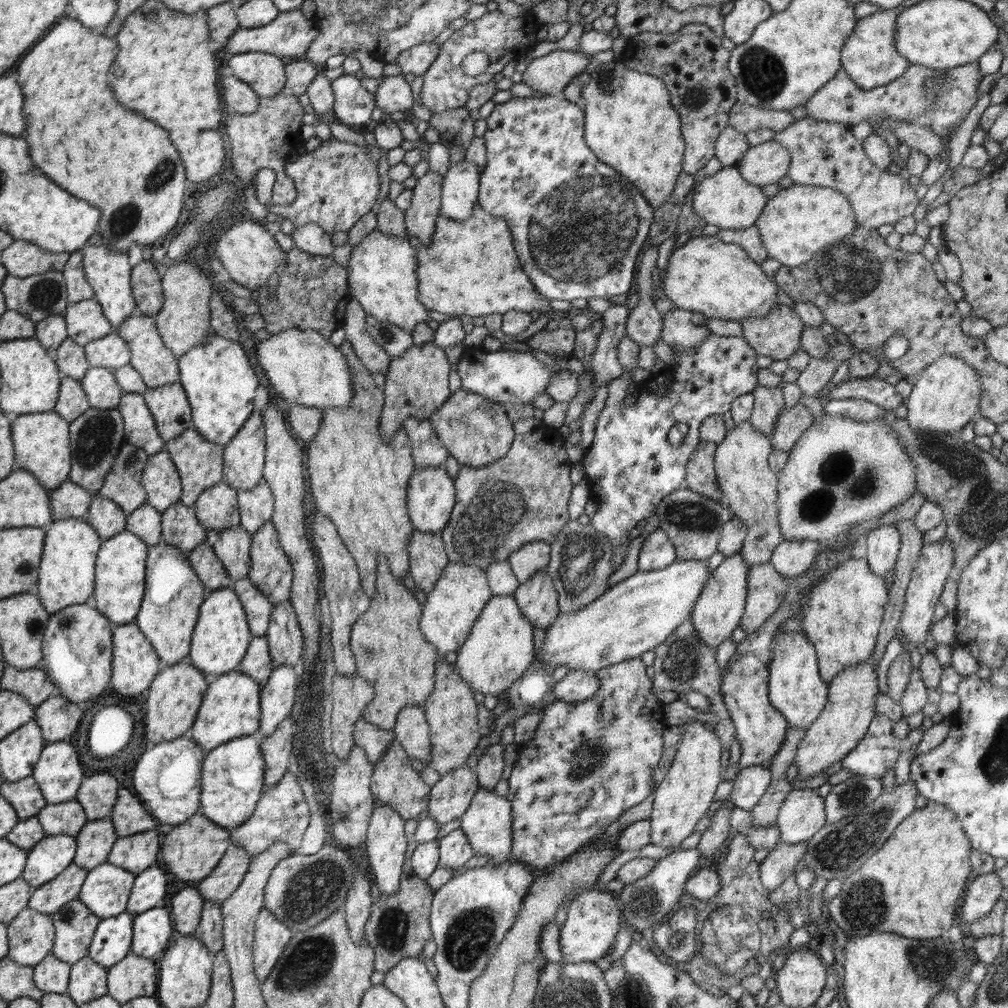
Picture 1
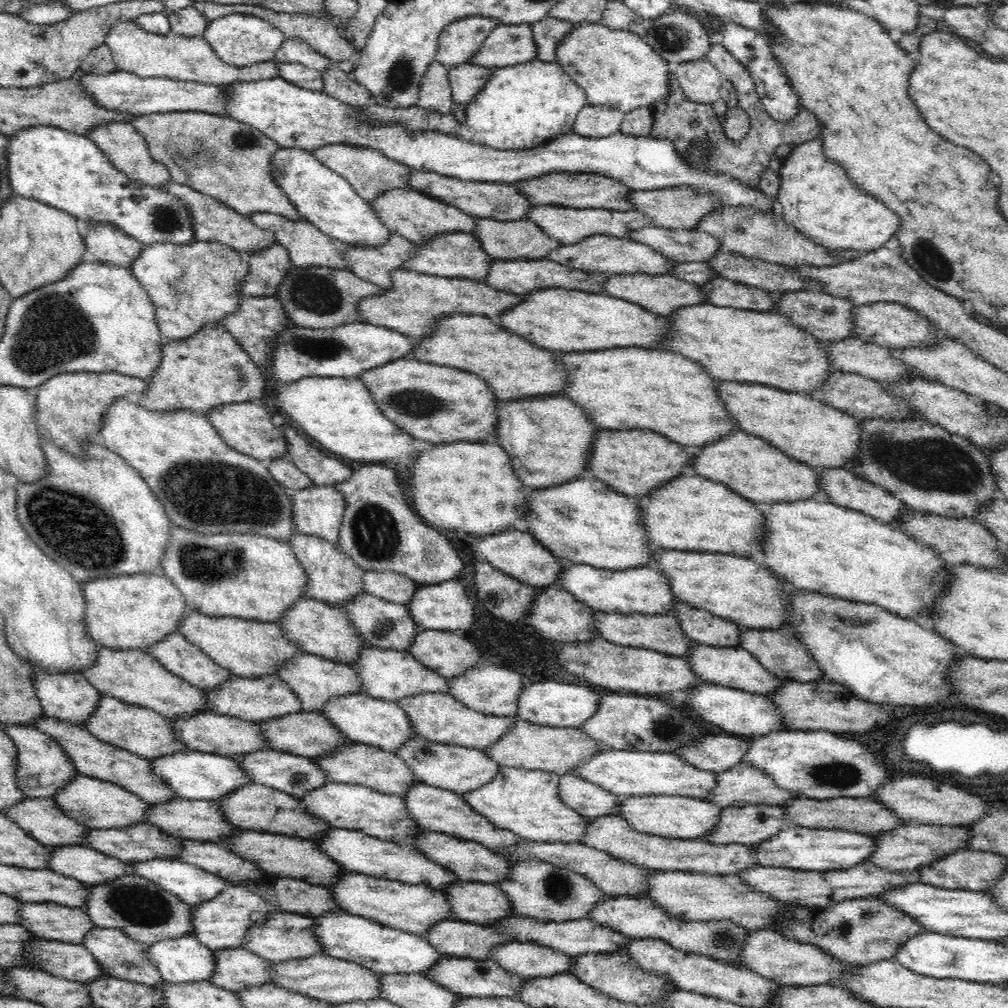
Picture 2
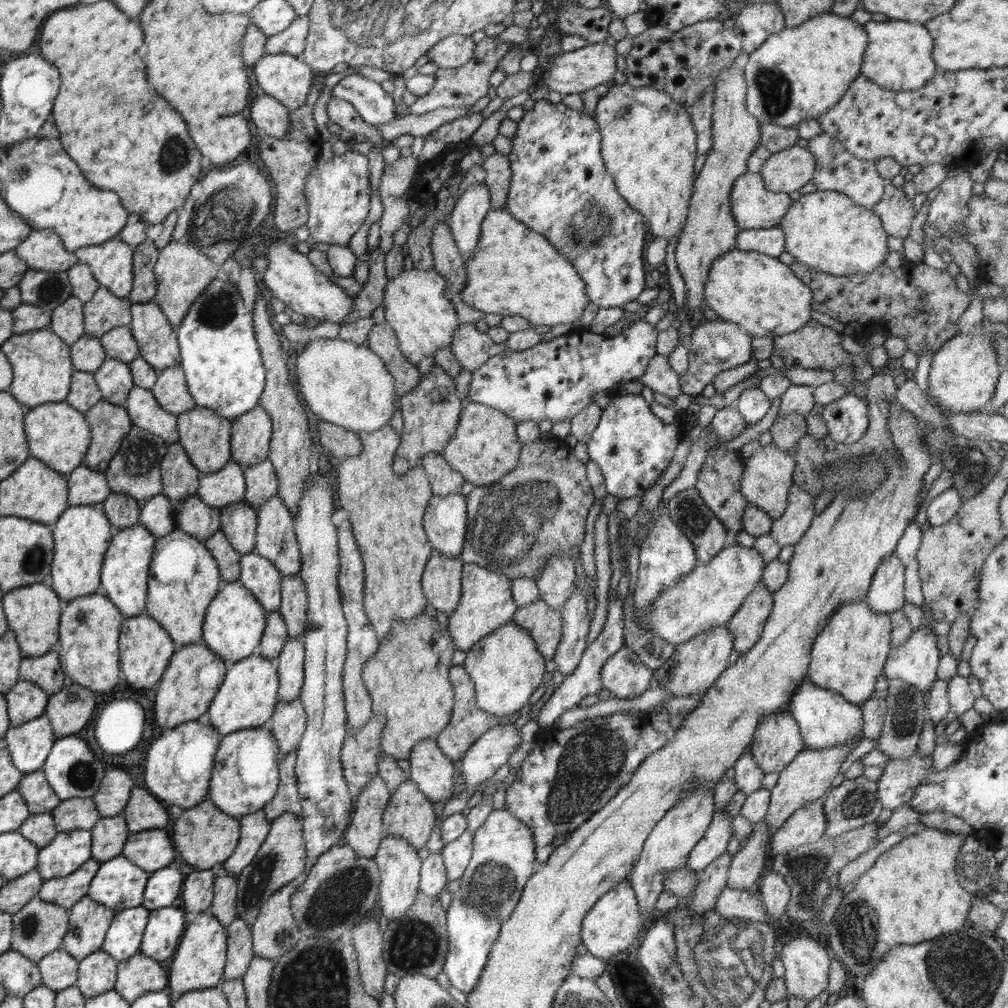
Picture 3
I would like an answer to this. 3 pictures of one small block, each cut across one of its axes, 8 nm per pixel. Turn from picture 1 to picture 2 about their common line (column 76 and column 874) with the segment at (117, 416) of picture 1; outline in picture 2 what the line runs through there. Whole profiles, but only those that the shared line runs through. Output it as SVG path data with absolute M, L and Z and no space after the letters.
M920 417L890 420L864 419L859 421L859 433L859 450L861 451L857 456L857 463L850 466L850 470L857 477L885 488L914 511L970 519L978 515L986 501L989 503L1002 498L995 478L991 475L991 462L988 460L985 450L976 446L970 439L950 434L941 426Z

